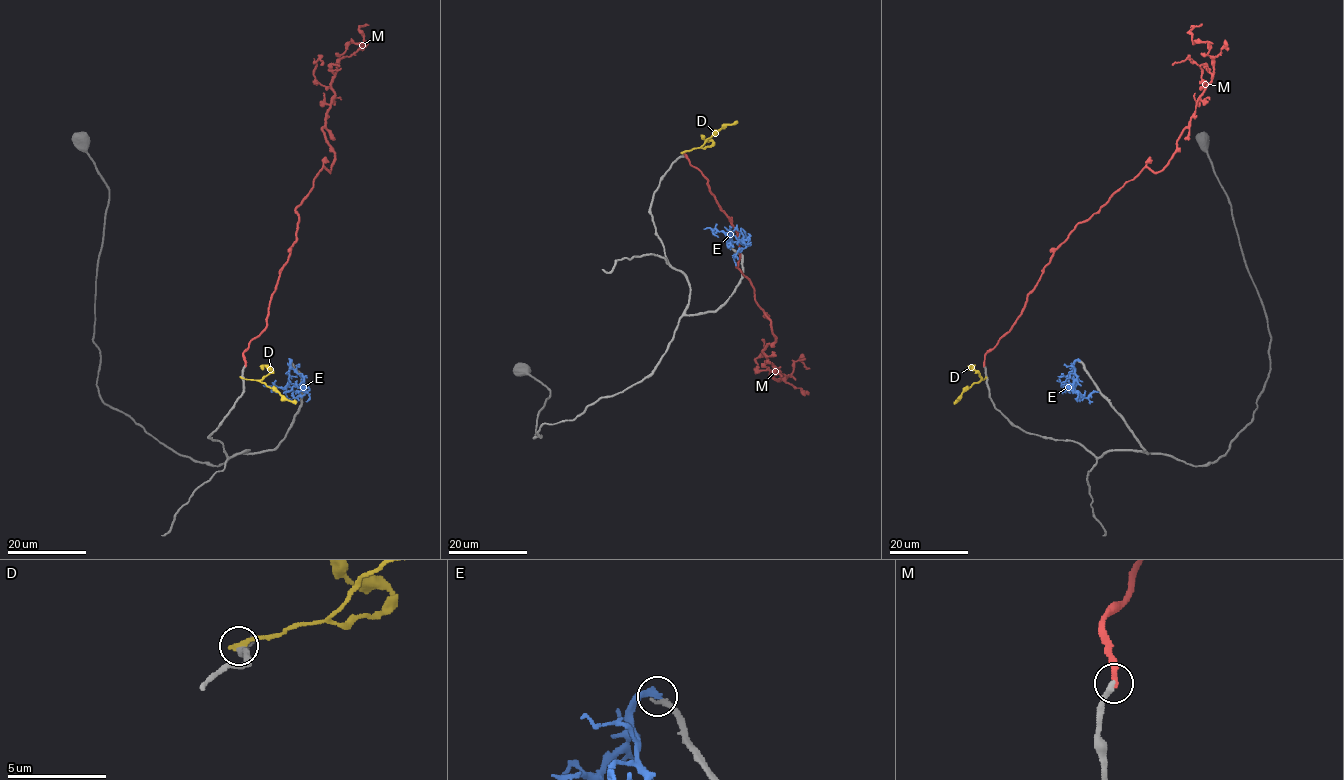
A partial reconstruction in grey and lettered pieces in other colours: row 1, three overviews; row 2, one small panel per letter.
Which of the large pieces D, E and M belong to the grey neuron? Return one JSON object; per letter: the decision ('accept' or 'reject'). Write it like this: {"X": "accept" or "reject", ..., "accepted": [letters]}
{"D": "reject", "E": "reject", "M": "accept", "accepted": ["M"]}

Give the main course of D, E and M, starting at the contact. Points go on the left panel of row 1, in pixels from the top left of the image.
D: (242, 378), (259, 380), (296, 403)
E: (290, 360), (290, 367), (301, 378), (305, 392), (296, 397), (293, 395), (295, 392)
M: (245, 365), (296, 240), (296, 207), (324, 167), (330, 172), (334, 153), (323, 131), (336, 63), (368, 25)

